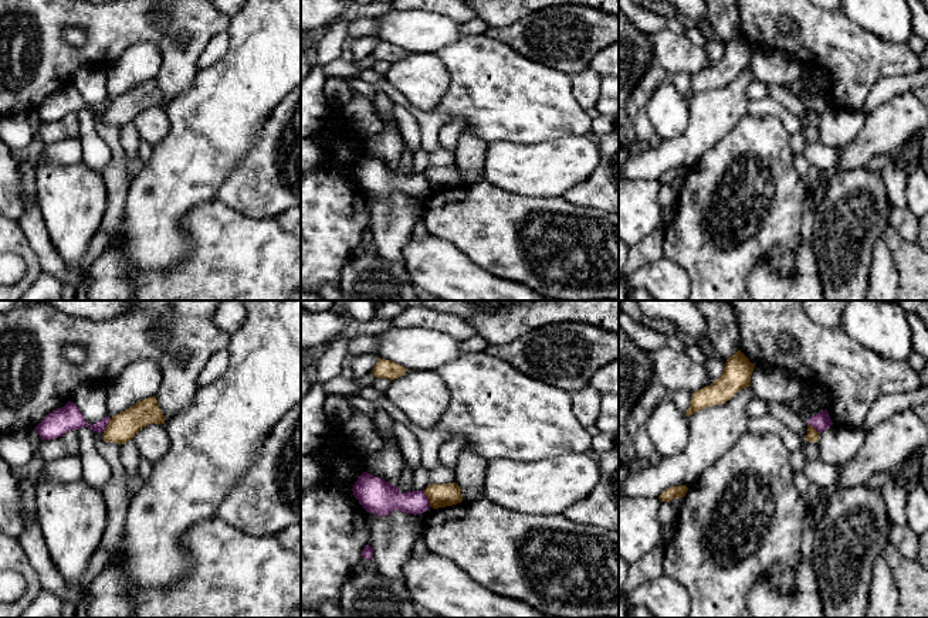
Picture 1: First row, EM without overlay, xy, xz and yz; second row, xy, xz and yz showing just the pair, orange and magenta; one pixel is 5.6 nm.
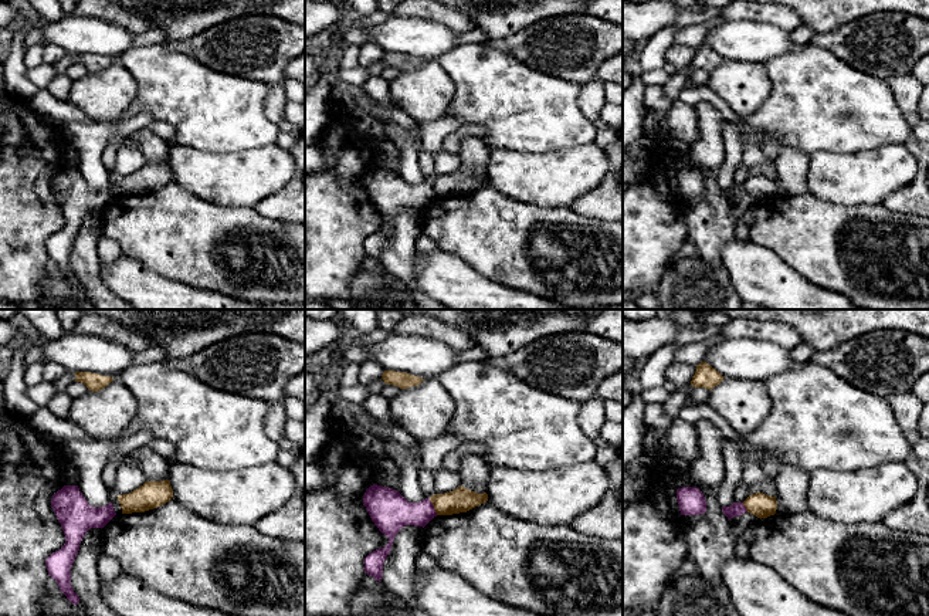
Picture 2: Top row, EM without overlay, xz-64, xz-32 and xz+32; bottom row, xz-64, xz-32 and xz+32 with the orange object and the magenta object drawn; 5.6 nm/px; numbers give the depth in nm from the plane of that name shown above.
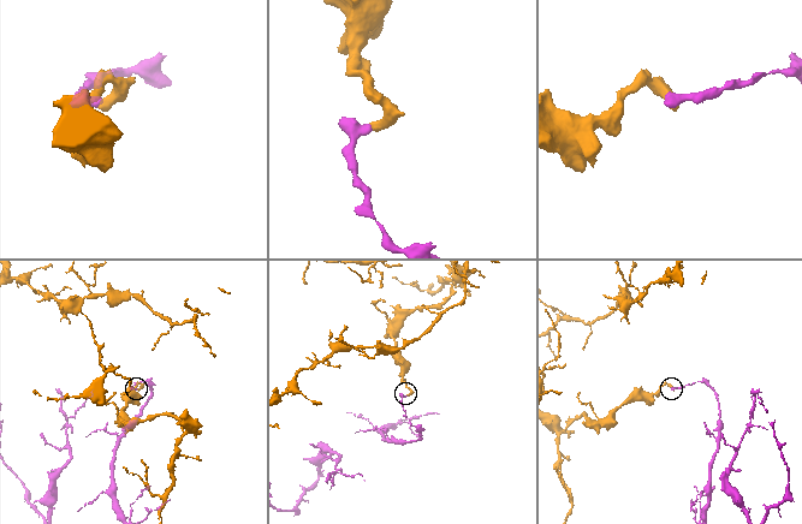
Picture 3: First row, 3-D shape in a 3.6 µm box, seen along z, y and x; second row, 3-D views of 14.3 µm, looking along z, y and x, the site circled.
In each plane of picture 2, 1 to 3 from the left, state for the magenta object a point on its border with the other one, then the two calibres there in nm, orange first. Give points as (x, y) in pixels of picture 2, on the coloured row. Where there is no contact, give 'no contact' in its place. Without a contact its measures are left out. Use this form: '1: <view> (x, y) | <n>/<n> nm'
1: no contact
2: xz-32 (434, 507) | 140/220 nm
3: xz+32 (745, 506) | 140/80 nm

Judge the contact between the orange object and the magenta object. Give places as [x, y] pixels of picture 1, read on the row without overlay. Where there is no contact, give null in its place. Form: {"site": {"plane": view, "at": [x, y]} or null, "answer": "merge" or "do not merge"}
{"site": {"plane": "xz", "at": [427, 180]}, "answer": "do not merge"}

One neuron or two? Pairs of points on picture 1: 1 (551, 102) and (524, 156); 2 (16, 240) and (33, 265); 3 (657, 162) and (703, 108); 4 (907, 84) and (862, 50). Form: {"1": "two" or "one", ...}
{"1": "two", "2": "one", "3": "one", "4": "two"}

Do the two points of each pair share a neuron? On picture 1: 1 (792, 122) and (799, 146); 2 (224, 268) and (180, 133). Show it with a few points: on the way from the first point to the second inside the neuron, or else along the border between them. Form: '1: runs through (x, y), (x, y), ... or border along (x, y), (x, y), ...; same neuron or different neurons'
1: border along (799, 131), (791, 135); different neurons
2: border along (213, 199), (199, 203), (185, 217), (188, 234); different neurons

